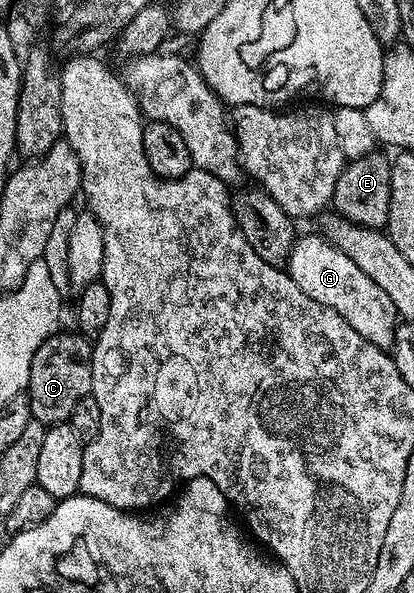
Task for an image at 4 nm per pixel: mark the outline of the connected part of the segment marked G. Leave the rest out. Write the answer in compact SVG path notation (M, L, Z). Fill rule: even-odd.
M301 234L289 250L286 270L306 297L314 297L314 301L337 311L366 341L376 347L391 348L398 326L394 301L323 234Z

